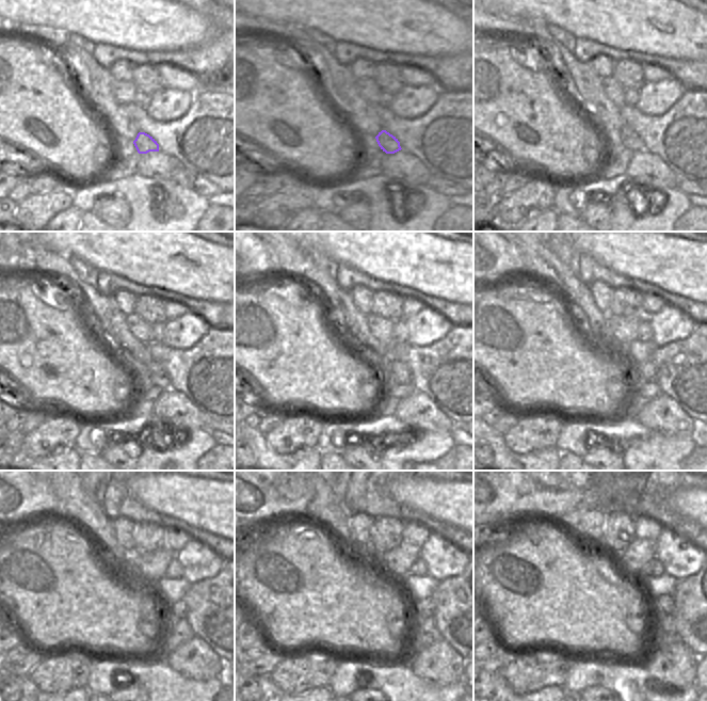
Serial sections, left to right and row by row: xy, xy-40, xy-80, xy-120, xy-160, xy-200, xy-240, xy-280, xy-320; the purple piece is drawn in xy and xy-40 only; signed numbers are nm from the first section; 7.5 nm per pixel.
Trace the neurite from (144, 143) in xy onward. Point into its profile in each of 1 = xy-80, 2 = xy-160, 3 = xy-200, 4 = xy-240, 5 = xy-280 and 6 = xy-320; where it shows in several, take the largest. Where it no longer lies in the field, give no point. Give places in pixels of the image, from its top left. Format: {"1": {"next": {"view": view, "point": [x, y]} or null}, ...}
{"1": {"next": {"view": "xy-80", "point": [631, 141]}}, "2": {"next": {"view": "xy-160", "point": [397, 372]}}, "3": {"next": {"view": "xy-200", "point": [644, 373]}}, "4": {"next": {"view": "xy-240", "point": [175, 630]}}, "5": {"next": {"view": "xy-280", "point": [421, 633]}}, "6": {"next": {"view": "xy-320", "point": [665, 634]}}}

